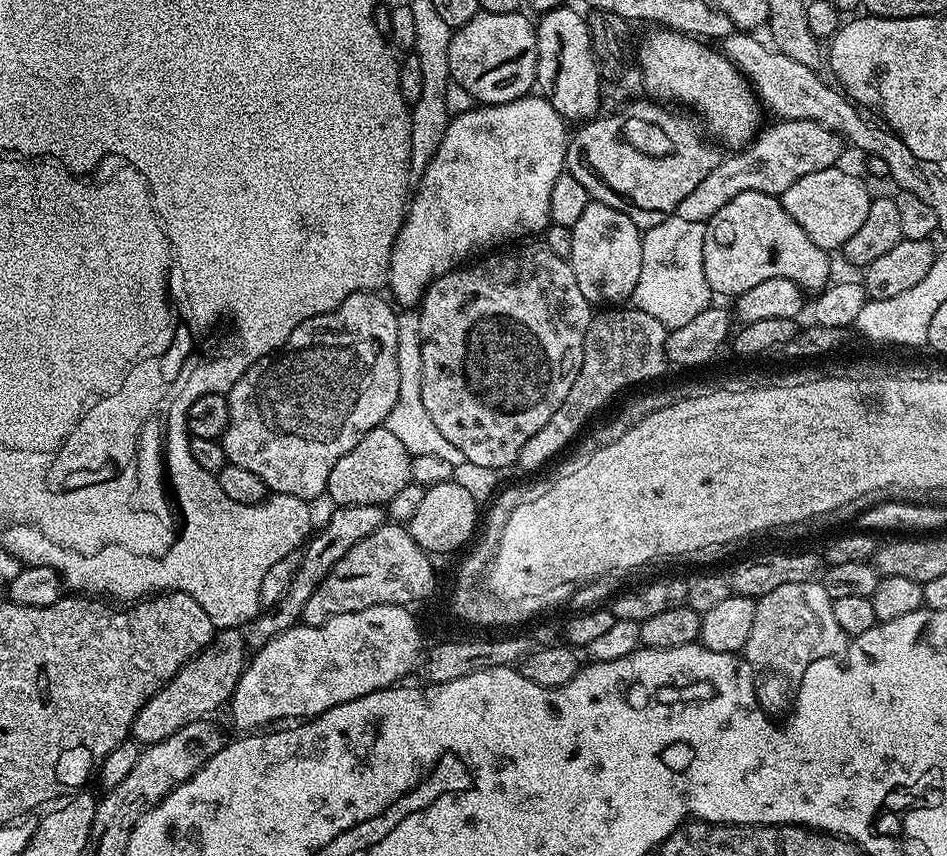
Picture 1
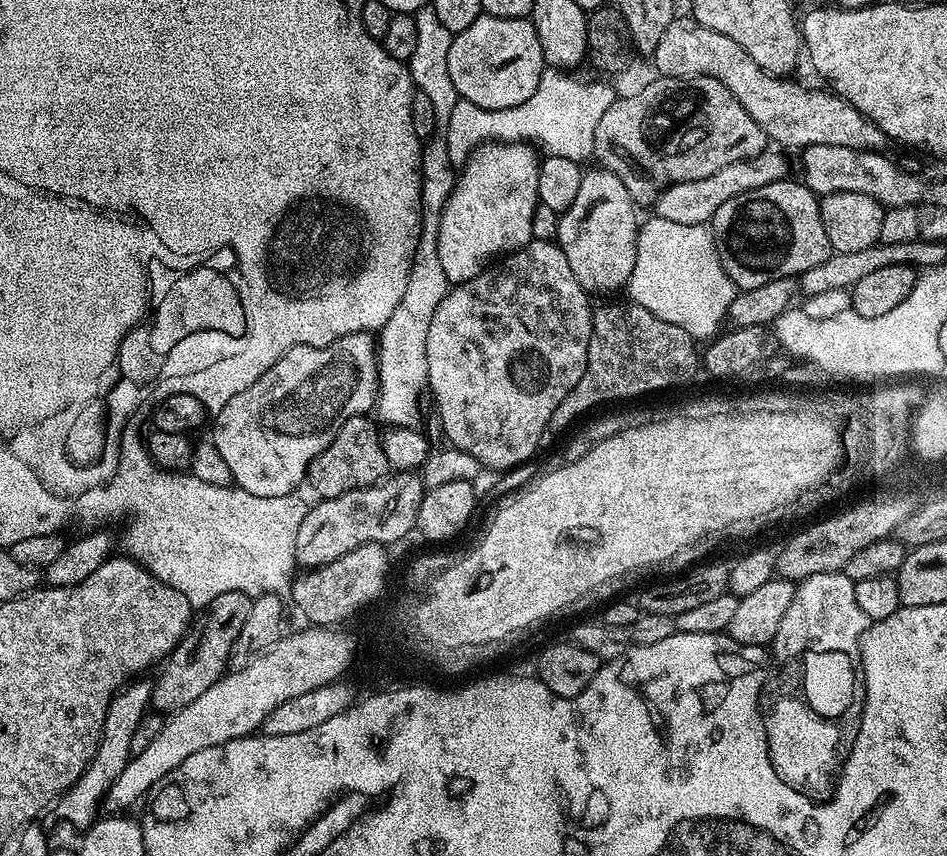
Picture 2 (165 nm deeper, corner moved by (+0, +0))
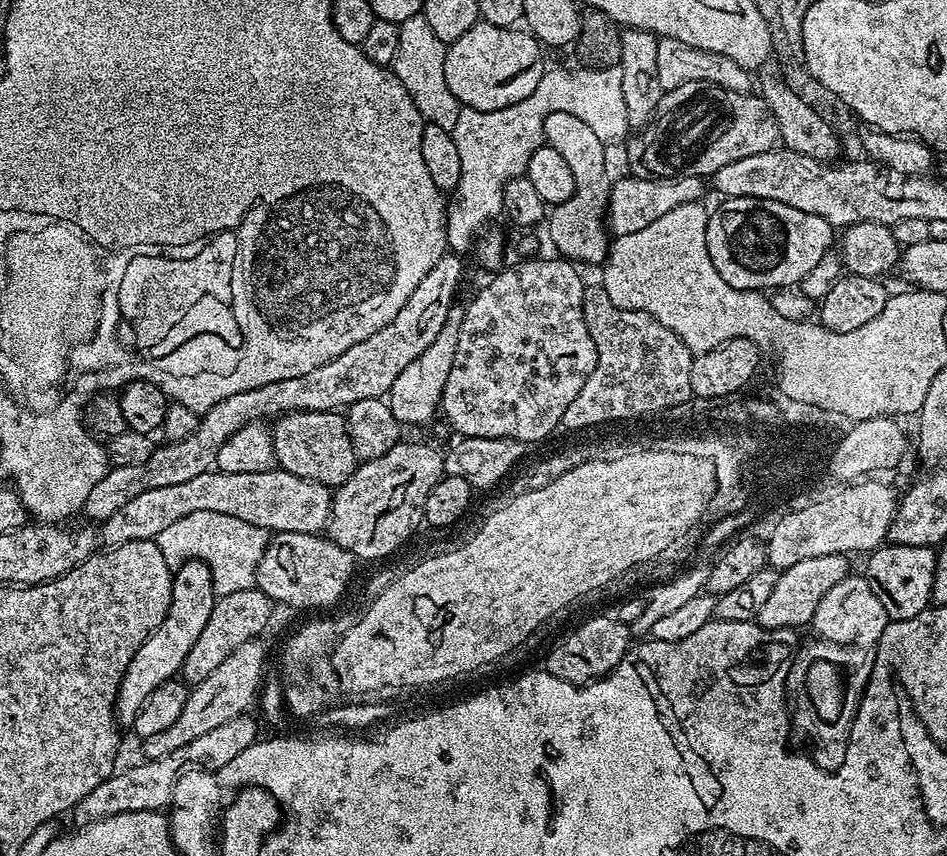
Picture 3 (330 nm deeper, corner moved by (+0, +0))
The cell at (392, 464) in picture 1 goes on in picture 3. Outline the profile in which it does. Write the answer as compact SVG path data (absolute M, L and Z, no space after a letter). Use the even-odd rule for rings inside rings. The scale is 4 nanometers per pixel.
M339 411L290 412L279 417L270 431L277 465L298 478L313 480L335 490L357 470L358 457L351 442L348 422Z

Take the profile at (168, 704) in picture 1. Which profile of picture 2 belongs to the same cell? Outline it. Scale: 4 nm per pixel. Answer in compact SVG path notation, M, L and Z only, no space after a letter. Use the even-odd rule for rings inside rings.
M227 592L218 594L218 598L208 604L207 611L201 615L205 616L191 625L188 635L159 669L160 677L155 677L151 707L157 713L171 714L190 706L194 698L206 694L206 690L220 680L229 667L228 660L230 664L233 659L232 647L238 634L242 634L242 626L246 626L246 614L250 614L252 601L253 597L245 592Z

